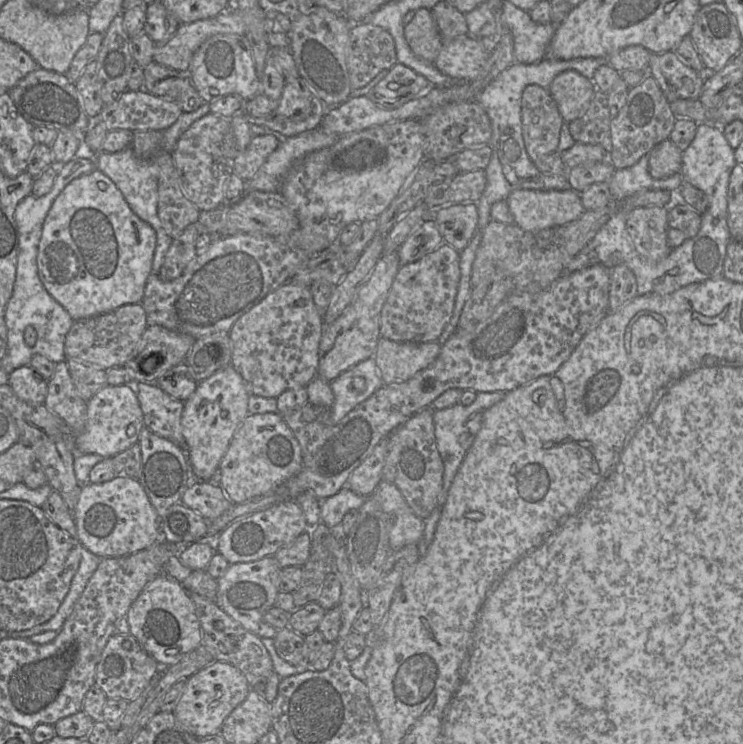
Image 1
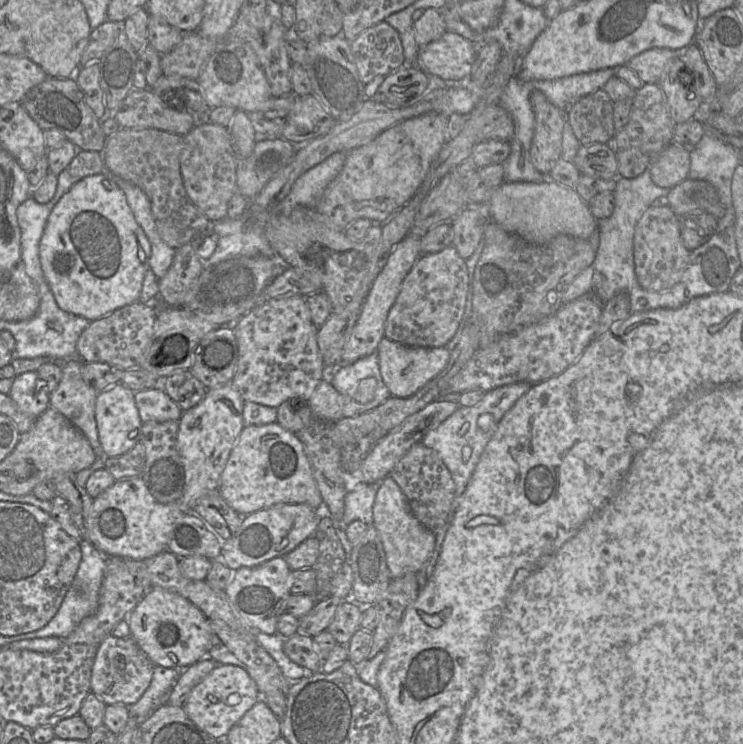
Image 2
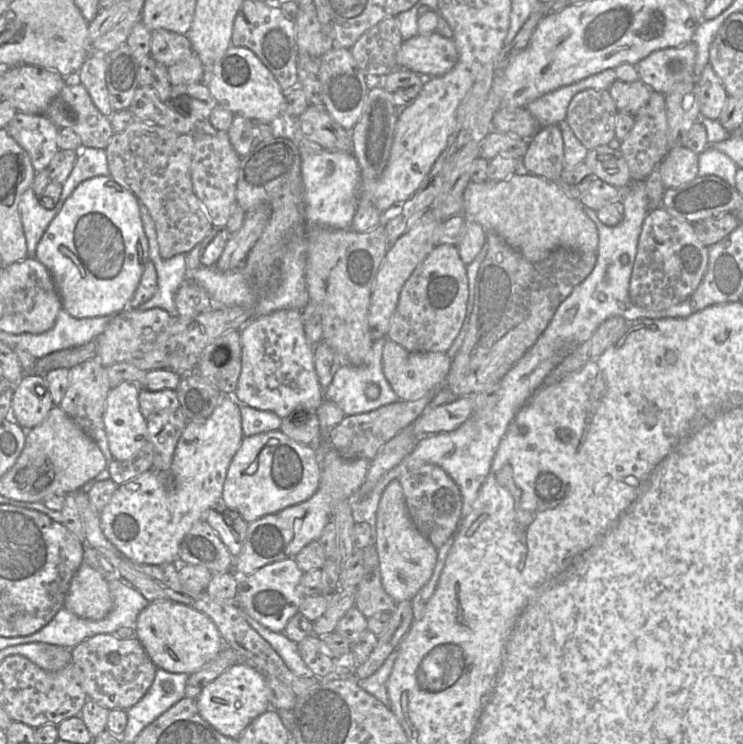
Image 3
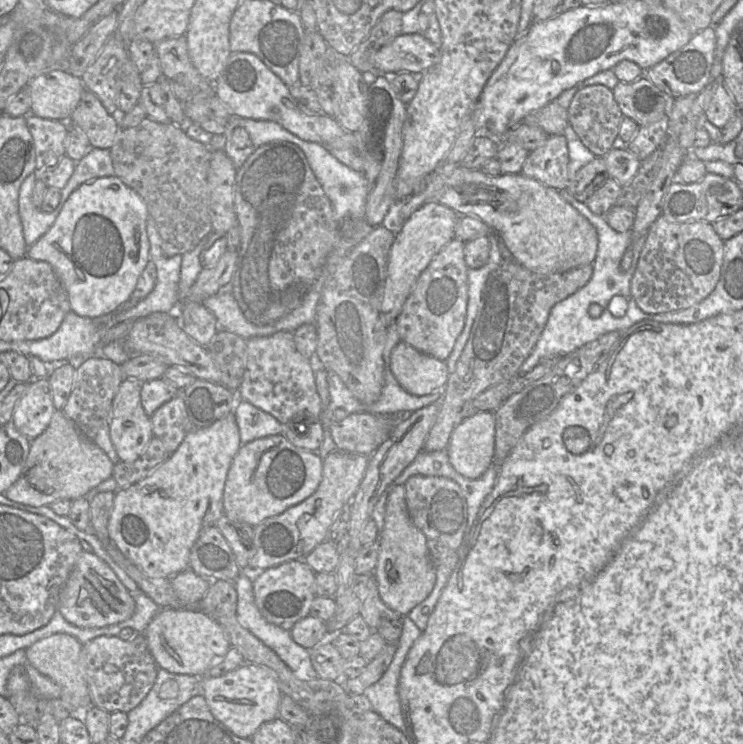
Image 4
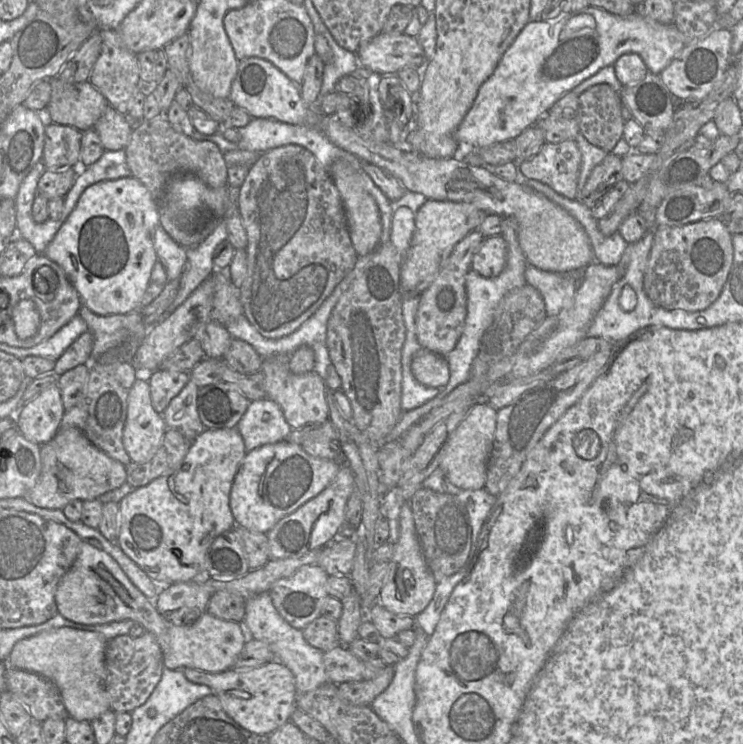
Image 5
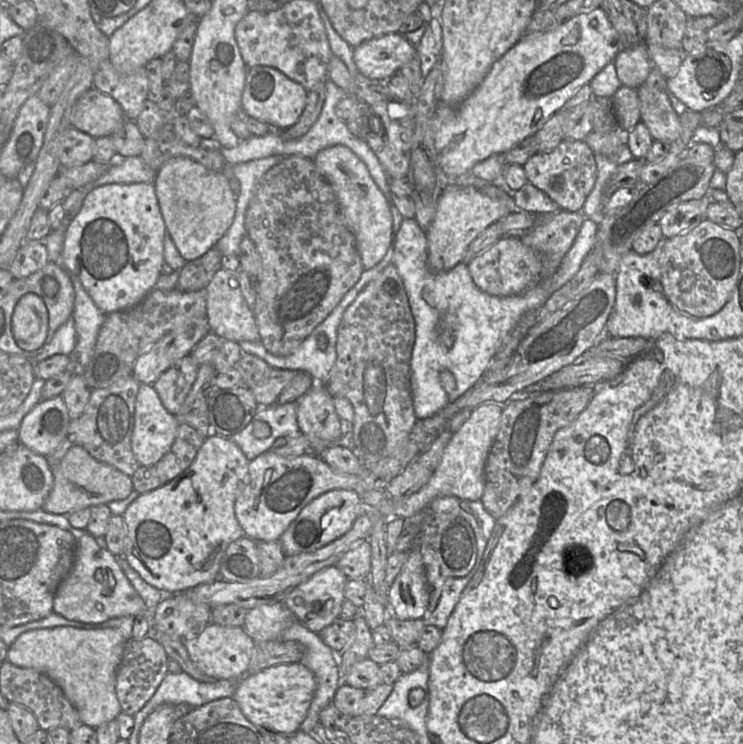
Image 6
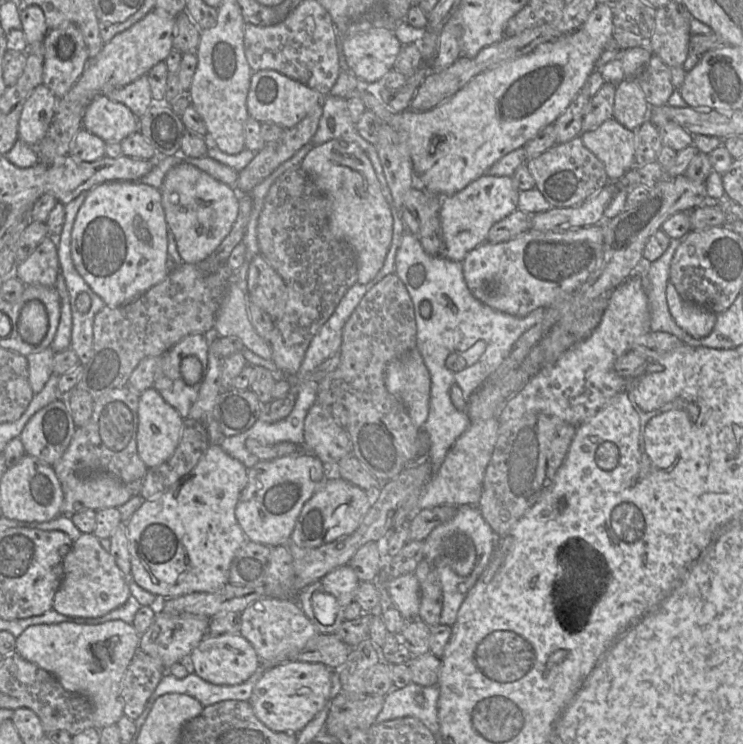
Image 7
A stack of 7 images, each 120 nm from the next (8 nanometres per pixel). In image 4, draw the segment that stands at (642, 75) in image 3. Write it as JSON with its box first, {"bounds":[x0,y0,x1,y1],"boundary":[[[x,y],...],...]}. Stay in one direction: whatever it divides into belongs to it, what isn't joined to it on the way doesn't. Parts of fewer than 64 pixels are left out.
{"bounds":[644,26,715,99],"boundary":[[[709,26],[692,35],[689,42],[682,48],[645,70],[644,76],[661,89],[669,98],[675,99],[699,94],[711,82],[711,68],[714,61],[715,47],[715,29]]]}

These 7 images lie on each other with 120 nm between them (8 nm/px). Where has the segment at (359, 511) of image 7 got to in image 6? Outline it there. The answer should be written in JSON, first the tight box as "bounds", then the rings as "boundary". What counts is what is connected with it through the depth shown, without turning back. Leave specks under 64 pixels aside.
{"bounds":[278,490,364,556],"boundary":[[[330,490],[307,504],[278,541],[287,556],[315,551],[345,534],[354,521],[364,513],[364,508],[362,500],[355,491]]]}

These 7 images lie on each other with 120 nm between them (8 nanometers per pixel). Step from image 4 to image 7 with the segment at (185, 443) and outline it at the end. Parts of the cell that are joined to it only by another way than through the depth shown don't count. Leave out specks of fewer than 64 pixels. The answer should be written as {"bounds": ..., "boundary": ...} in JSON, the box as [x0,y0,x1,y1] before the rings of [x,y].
{"bounds":[125,444,248,598],"boundary":[[[210,444],[195,468],[176,487],[144,500],[125,523],[132,579],[164,598],[215,592],[230,583],[231,563],[247,541],[236,518],[239,497],[248,483],[247,471],[220,444]]]}

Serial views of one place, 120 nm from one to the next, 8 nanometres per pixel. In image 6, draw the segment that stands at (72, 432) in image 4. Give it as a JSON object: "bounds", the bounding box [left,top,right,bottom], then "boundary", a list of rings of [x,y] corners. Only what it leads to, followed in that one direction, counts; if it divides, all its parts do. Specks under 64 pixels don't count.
{"bounds":[42,445,134,515],"boundary":[[[80,445],[72,446],[60,463],[52,468],[52,473],[54,484],[42,509],[53,514],[69,515],[83,508],[123,500],[134,490],[130,476],[107,463],[94,459]]]}

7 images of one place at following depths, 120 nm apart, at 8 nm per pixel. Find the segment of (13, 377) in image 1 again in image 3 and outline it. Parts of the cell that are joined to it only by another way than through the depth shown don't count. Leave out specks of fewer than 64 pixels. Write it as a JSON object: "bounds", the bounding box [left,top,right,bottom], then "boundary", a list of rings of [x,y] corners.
{"bounds":[11,375,54,431],"boundary":[[[24,375],[14,387],[11,417],[26,431],[39,425],[54,406],[44,376]]]}

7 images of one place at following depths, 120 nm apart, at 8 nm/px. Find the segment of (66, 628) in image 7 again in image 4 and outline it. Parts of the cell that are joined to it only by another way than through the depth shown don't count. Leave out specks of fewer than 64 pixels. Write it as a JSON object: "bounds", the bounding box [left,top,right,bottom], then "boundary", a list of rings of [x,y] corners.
{"bounds":[26,633,93,715],"boundary":[[[57,633],[38,640],[26,649],[29,663],[60,686],[60,699],[71,706],[71,715],[79,715],[79,713],[83,713],[90,706],[93,706],[87,681],[81,670],[80,655],[82,648],[83,644],[74,636]]]}

